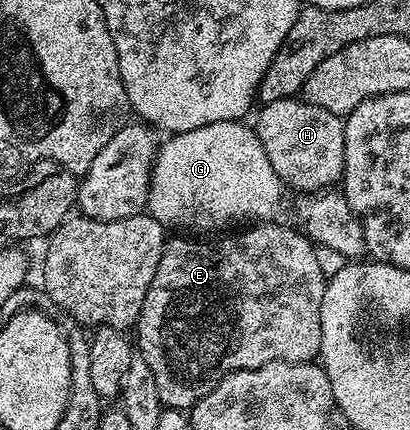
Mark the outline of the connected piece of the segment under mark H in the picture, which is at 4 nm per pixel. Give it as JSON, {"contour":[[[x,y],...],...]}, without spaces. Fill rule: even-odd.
{"contour":[[[302,98],[269,102],[258,110],[259,121],[253,124],[255,133],[261,146],[265,146],[265,154],[269,154],[269,162],[273,162],[273,170],[277,170],[288,189],[296,188],[299,194],[318,194],[334,189],[342,181],[345,134],[340,117]]]}

